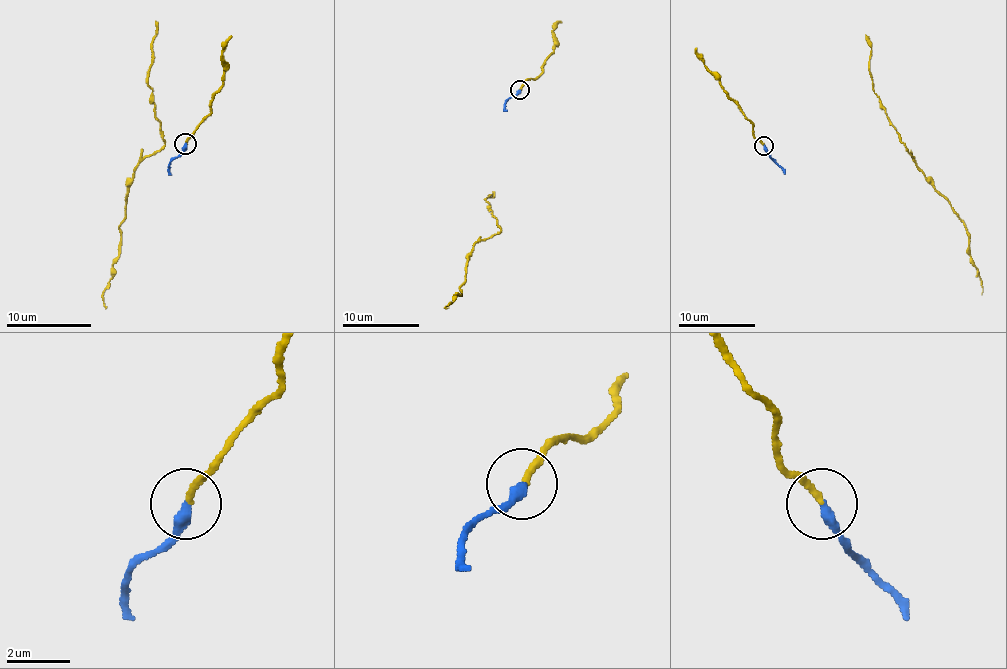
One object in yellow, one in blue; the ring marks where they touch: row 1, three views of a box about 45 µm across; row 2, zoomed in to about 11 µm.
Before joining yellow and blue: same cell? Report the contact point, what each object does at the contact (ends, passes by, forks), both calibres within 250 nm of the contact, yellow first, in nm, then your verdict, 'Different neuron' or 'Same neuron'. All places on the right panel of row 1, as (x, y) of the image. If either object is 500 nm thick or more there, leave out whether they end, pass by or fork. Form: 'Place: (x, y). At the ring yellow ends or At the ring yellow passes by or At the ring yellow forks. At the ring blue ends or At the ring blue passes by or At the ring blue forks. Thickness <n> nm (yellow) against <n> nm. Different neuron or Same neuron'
Place: (764, 146). At the ring yellow ends. At the ring blue ends. Thickness 200 nm (yellow) against 360 nm. Same neuron

